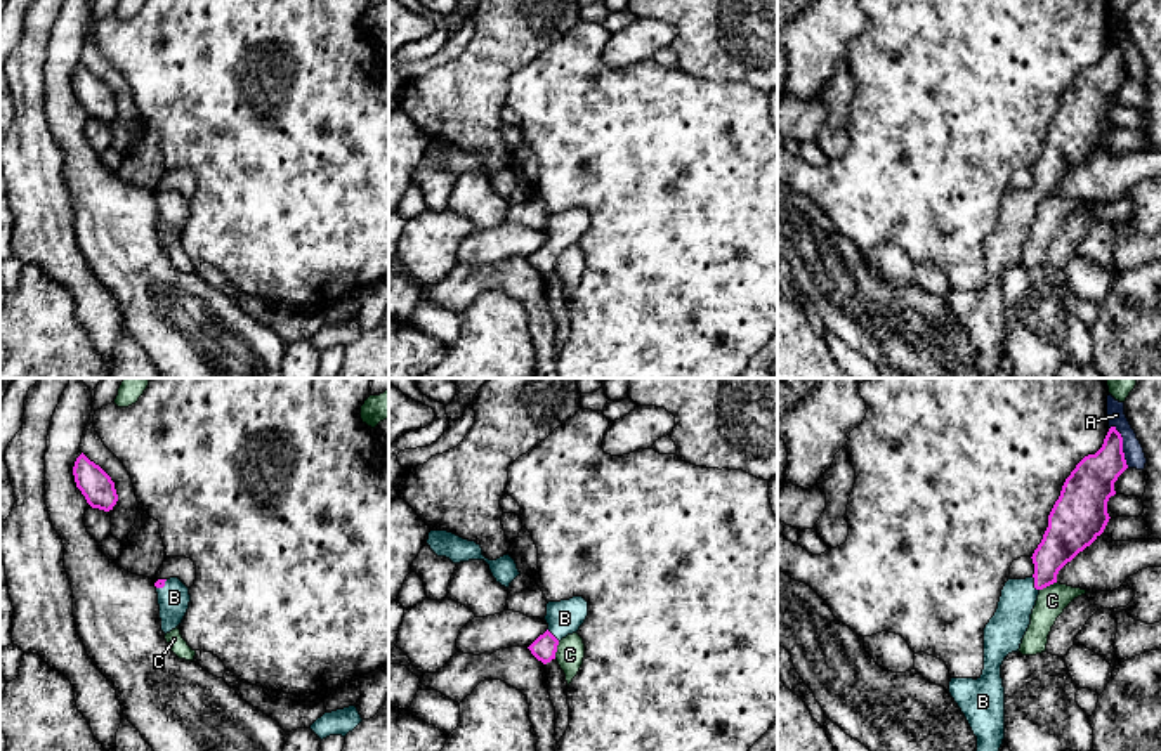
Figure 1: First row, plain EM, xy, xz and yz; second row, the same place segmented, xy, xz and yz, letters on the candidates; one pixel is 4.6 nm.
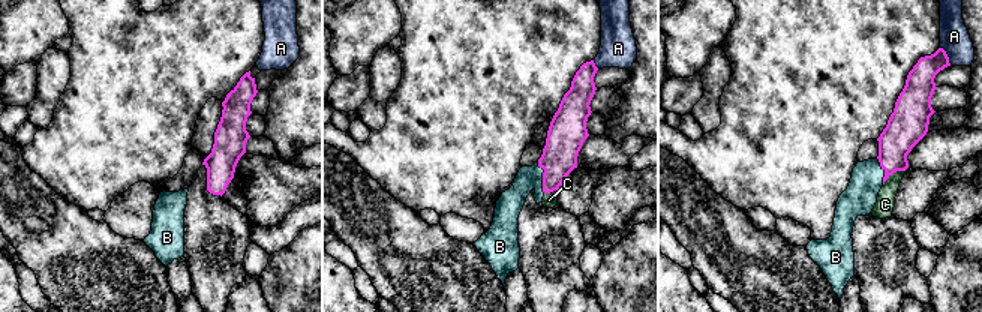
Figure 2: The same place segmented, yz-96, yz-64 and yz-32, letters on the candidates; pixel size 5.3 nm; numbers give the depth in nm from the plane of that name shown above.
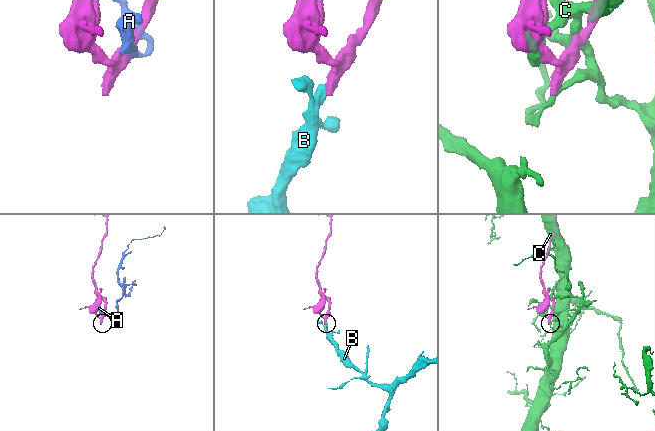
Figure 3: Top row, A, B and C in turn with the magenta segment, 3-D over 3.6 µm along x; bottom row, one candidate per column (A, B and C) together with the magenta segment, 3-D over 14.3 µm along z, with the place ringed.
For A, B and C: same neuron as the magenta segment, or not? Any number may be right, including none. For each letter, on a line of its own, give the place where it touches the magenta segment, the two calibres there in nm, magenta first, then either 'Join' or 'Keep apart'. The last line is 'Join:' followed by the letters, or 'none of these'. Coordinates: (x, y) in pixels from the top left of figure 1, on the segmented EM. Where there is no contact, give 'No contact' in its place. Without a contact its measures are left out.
A: Touches magenta at yz (1121, 446). Thickness 220 nm (magenta) against 100 nm. Keep apart
B: Touches magenta at yz (1035, 583). Thickness 190 nm (magenta) against 170 nm. Join
C: Touches magenta at xz (556, 651). Thickness 110 nm (magenta) against 130 nm. Keep apart
Join: B

